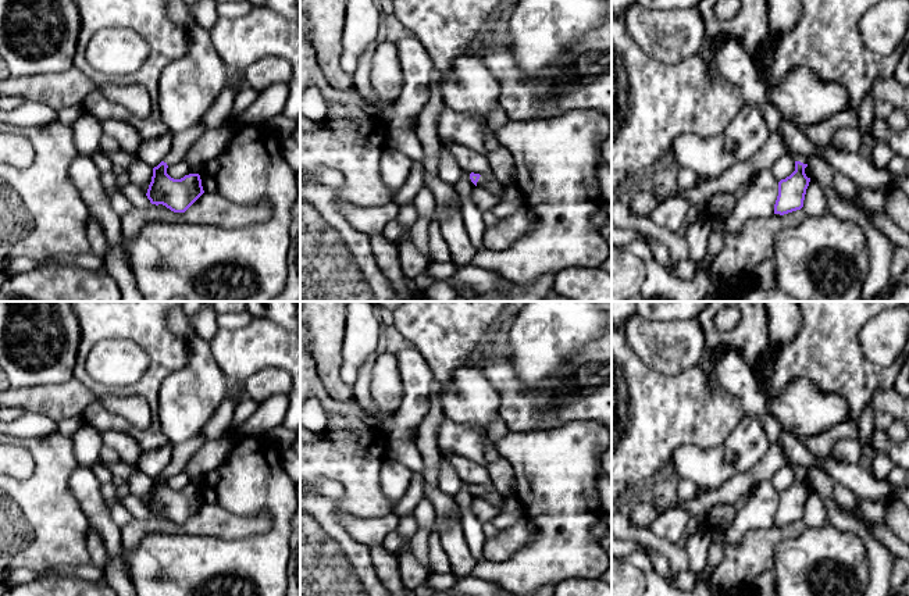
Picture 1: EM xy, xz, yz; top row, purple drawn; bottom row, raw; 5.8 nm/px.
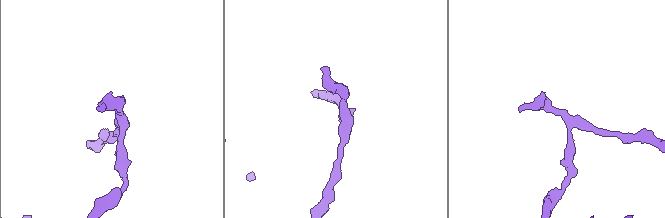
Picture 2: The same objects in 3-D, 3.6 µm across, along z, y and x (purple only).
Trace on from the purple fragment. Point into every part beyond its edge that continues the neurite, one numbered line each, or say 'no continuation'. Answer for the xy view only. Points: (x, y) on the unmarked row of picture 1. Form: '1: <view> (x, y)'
1: xy (184, 452)

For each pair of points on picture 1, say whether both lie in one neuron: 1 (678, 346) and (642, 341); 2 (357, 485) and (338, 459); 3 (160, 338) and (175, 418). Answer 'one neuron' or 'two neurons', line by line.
1: one neuron
2: one neuron
3: two neurons

